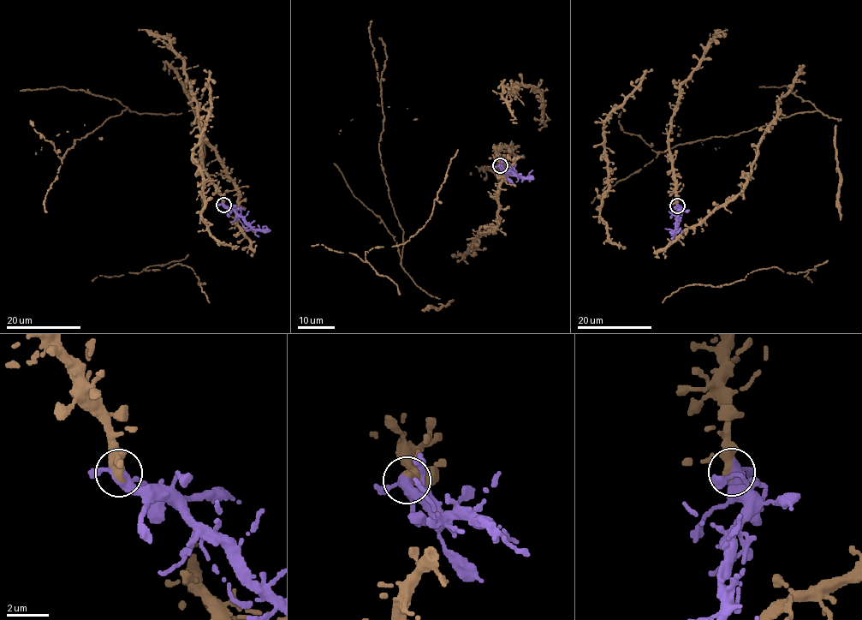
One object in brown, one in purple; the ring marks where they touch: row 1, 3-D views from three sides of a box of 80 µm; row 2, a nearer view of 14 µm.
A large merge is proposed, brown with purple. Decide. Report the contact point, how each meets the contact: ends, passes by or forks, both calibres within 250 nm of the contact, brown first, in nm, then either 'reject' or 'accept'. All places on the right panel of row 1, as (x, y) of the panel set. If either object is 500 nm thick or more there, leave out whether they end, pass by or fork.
(677, 205) | brown ends | purple forks | 400/360 nm | accept

